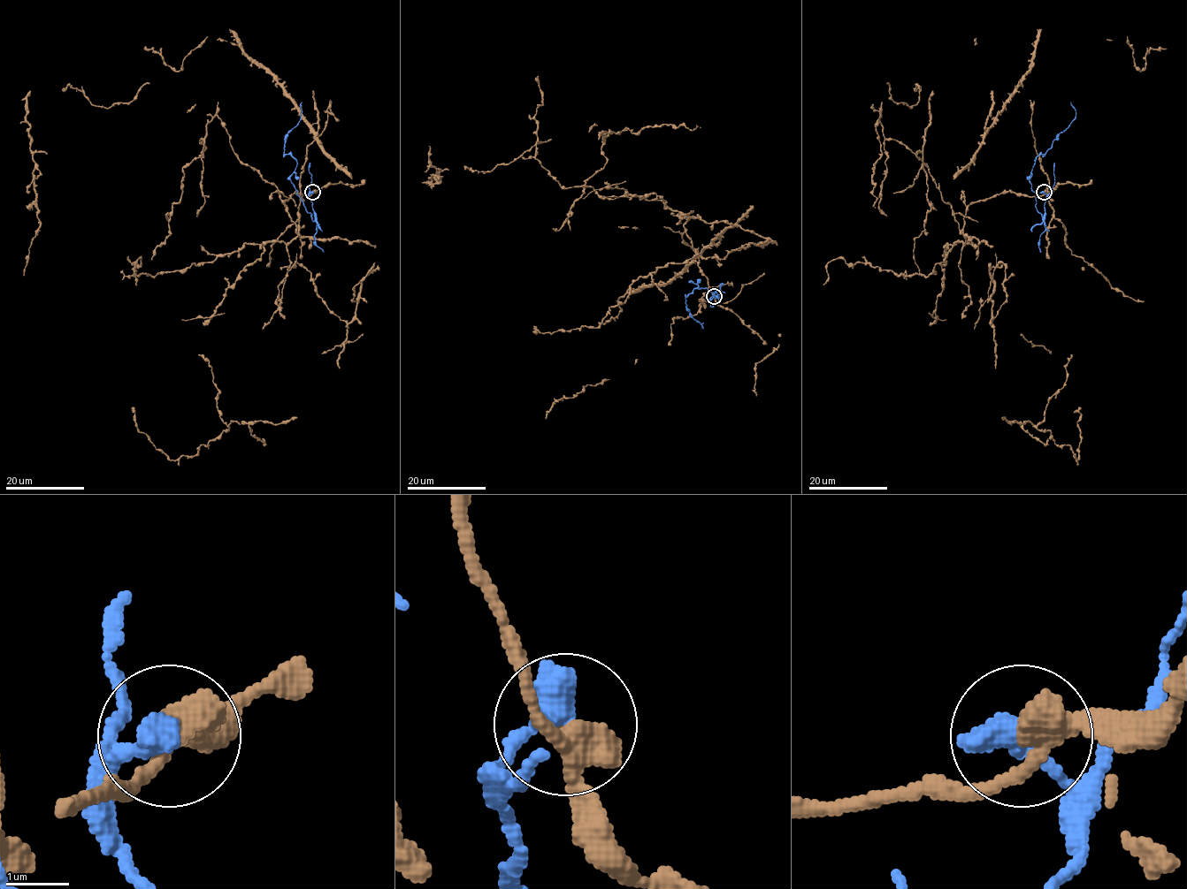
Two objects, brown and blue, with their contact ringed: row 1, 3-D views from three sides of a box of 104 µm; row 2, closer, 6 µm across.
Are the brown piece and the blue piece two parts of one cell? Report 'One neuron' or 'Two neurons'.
Two neurons

